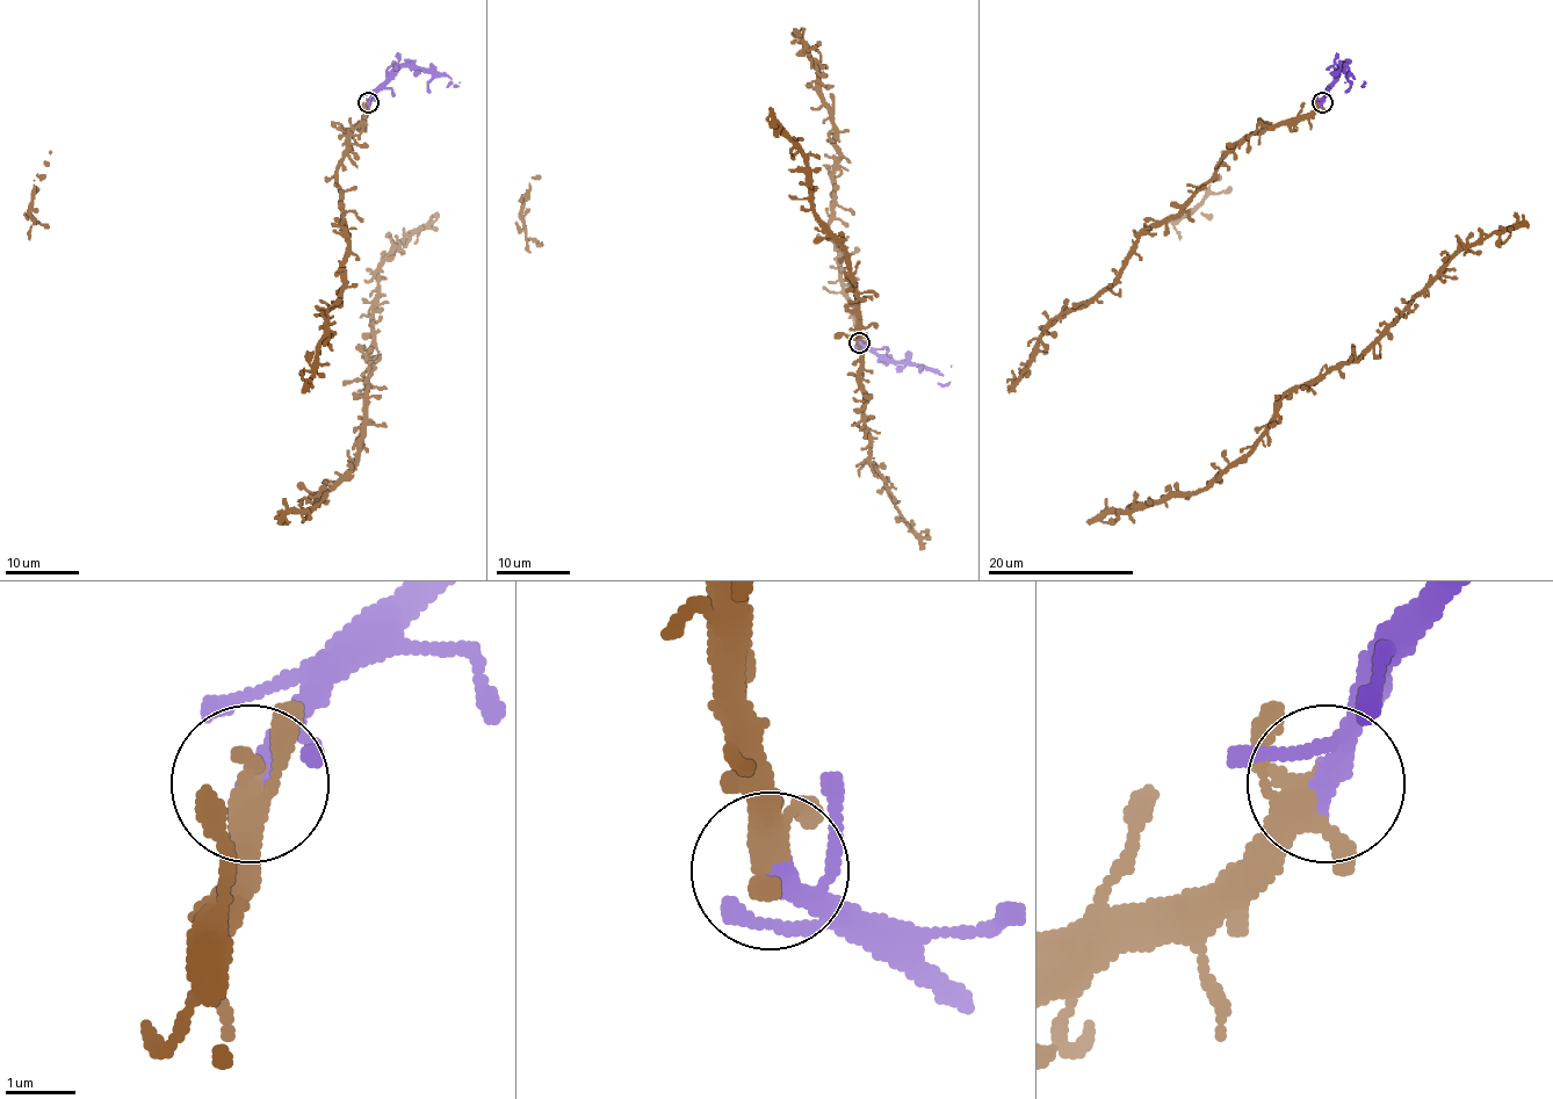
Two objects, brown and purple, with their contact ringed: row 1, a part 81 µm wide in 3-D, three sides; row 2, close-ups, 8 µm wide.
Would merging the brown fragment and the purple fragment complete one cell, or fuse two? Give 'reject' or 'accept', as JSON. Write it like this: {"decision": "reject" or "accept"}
{"decision": "accept"}

